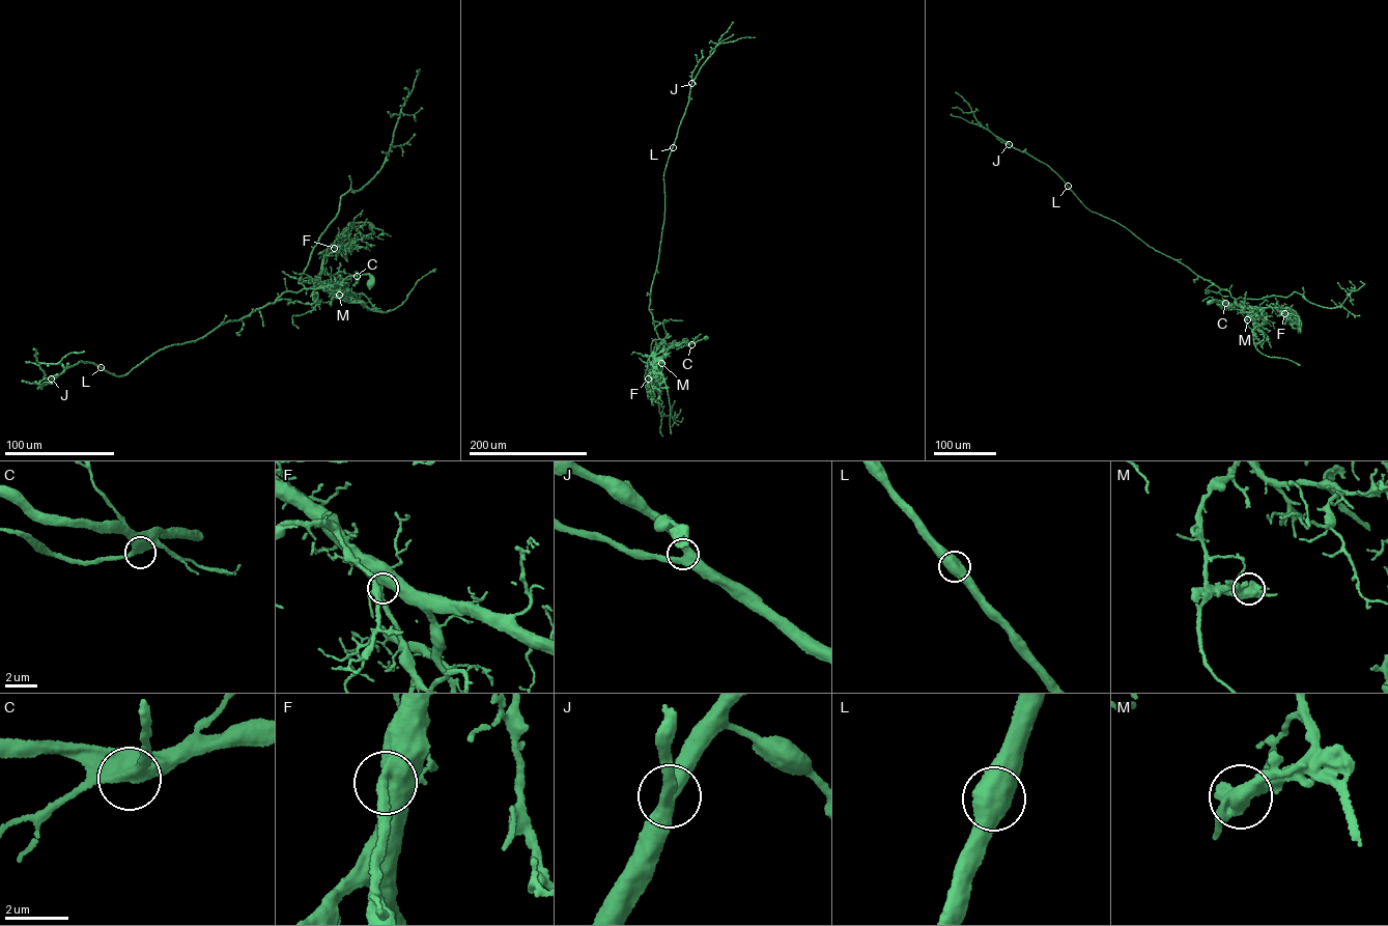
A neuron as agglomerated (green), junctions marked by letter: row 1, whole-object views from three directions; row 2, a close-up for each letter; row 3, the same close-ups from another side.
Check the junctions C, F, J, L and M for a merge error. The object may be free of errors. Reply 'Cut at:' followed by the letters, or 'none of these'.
Cut at: M

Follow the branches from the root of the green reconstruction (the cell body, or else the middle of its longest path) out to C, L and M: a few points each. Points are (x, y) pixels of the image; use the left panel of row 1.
C: (370, 284), (368, 274), (357, 276)
L: (370, 284), (368, 274), (359, 274), (337, 284), (285, 292), (195, 342), (159, 351), (123, 375), (101, 367)
M: (370, 284), (366, 274), (348, 276), (332, 284), (324, 285), (320, 282), (339, 295)

